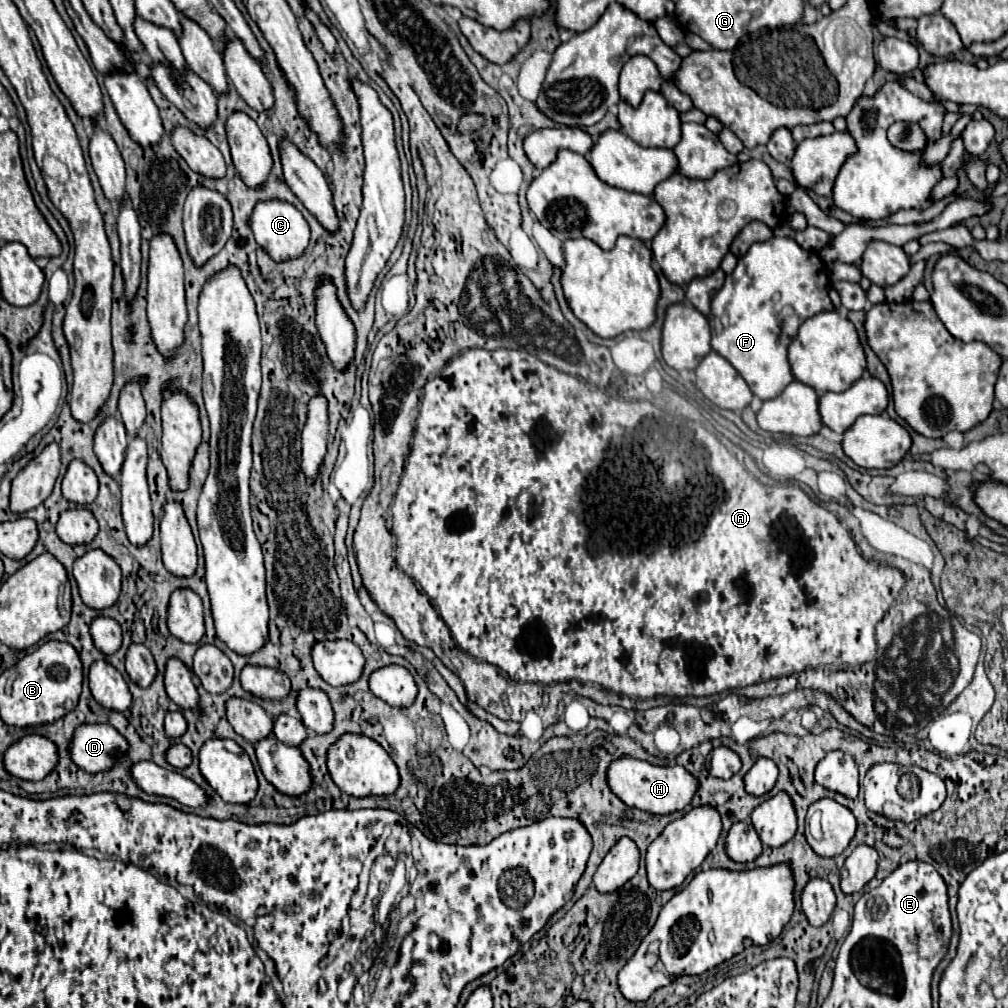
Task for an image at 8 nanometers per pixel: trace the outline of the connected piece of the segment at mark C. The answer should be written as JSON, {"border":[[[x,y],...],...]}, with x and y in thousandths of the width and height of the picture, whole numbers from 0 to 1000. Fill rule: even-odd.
{"border":[[[255,201],[249,215],[249,227],[253,231],[253,239],[263,247],[263,251],[267,251],[267,255],[271,255],[271,259],[289,259],[291,255],[299,255],[307,243],[307,223],[289,201]]]}

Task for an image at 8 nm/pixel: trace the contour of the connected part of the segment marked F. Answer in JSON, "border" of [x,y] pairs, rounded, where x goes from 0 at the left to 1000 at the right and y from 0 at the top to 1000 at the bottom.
{"border":[[[765,235],[757,241],[747,241],[743,249],[731,259],[727,271],[719,275],[717,285],[705,297],[705,309],[701,313],[705,324],[705,346],[719,354],[735,370],[747,392],[753,396],[767,396],[779,386],[779,382],[787,378],[781,358],[783,334],[791,330],[793,322],[801,314],[807,314],[818,307],[826,307],[820,289],[822,273],[811,251],[795,247],[783,235]]]}

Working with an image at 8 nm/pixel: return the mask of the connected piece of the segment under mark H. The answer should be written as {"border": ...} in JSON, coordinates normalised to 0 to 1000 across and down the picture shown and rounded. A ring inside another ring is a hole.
{"border":[[[616,751],[604,757],[602,761],[602,779],[604,783],[624,801],[632,801],[650,809],[662,809],[678,805],[691,787],[691,773],[676,759],[654,761],[630,751]]]}

